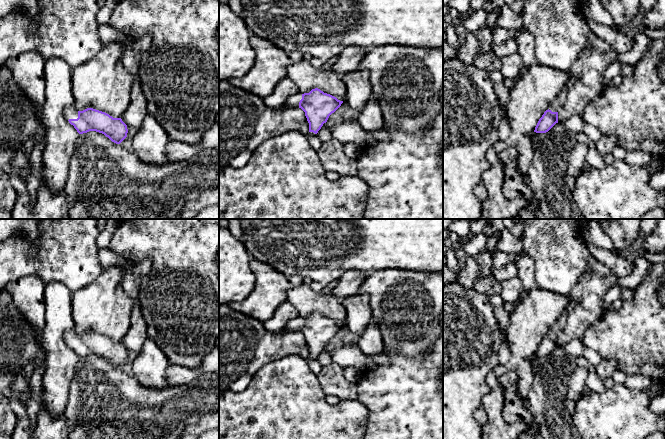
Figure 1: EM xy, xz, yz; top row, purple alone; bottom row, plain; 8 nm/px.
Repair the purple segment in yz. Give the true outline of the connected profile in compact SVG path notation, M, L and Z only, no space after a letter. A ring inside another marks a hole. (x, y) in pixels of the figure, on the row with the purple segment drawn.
M567 86L563 87L559 94L549 104L548 109L544 112L542 117L539 119L534 132L546 133L556 123L558 123L558 111L561 109L566 101L567 97Z

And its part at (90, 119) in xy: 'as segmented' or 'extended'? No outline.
extended

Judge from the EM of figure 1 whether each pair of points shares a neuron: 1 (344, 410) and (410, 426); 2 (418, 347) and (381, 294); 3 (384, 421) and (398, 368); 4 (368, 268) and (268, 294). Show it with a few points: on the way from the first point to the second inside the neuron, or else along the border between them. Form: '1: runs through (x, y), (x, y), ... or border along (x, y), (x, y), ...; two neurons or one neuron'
1: border along (355, 400), (359, 401), (367, 410), (367, 428); two neurons
2: runs through (412, 334), (410, 323), (394, 307); one neuron
3: runs through (397, 408), (398, 381); one neuron
4: border along (267, 264), (287, 277); two neurons

